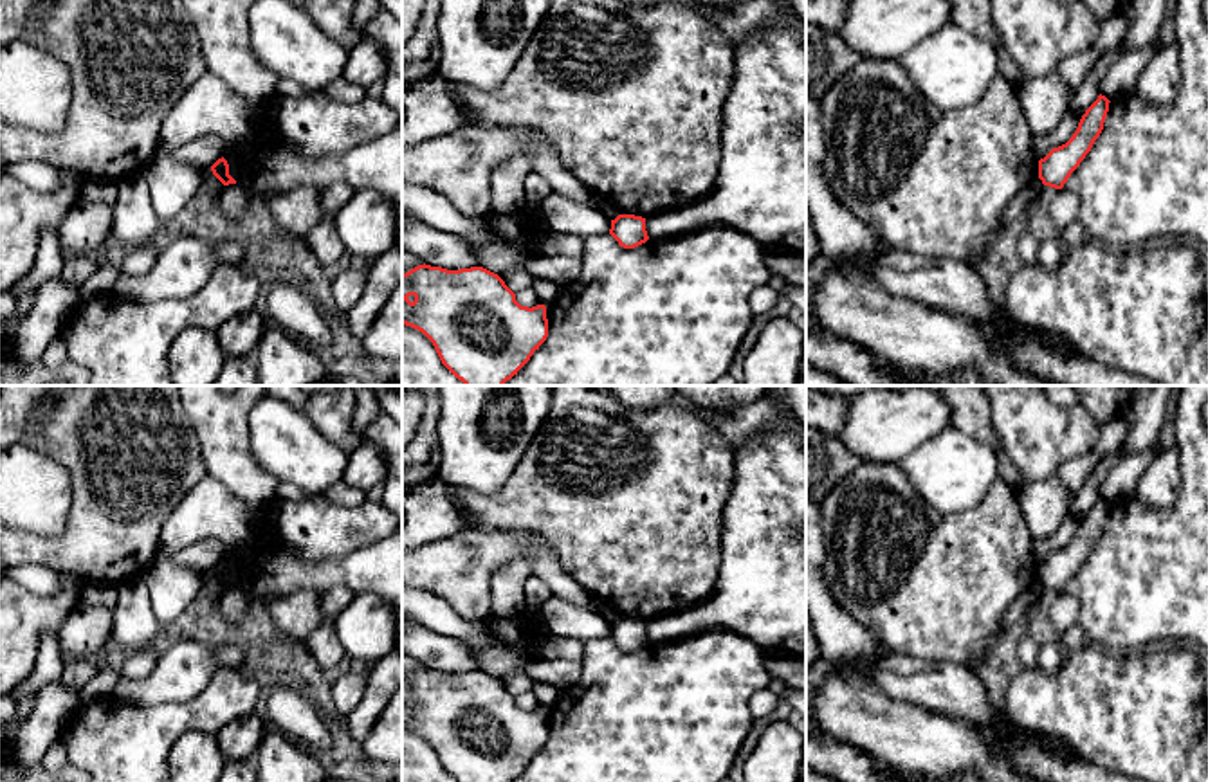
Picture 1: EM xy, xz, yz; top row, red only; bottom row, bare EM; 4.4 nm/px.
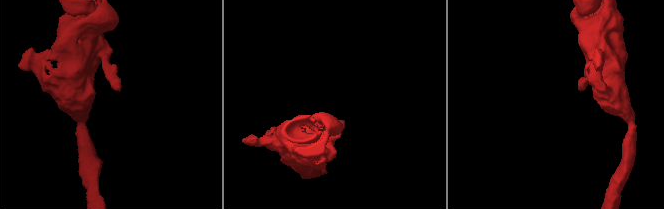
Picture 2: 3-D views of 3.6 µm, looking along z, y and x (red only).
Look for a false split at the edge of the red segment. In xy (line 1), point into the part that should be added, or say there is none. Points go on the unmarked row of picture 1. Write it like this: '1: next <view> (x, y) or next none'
1: next none

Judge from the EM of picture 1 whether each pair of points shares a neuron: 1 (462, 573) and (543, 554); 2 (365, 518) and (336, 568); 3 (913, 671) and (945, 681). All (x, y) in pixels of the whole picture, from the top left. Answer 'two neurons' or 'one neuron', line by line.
1: one neuron
2: two neurons
3: one neuron

